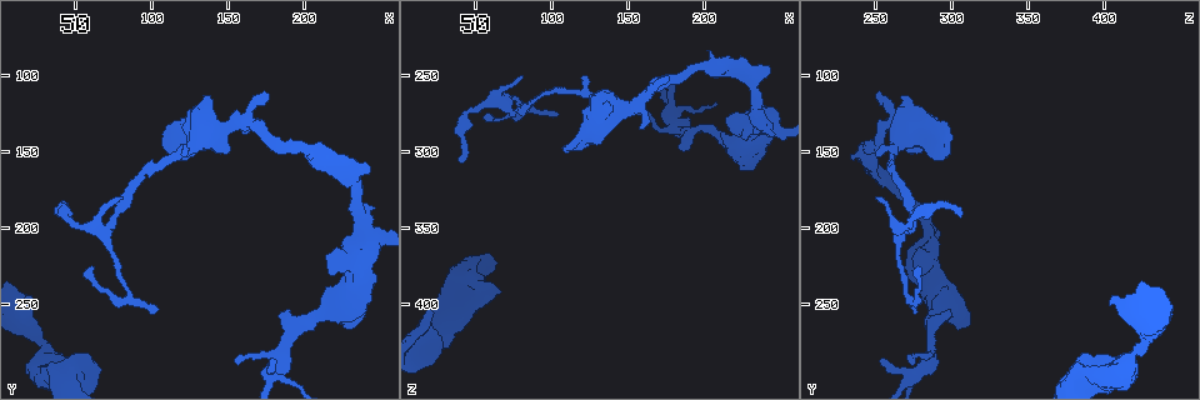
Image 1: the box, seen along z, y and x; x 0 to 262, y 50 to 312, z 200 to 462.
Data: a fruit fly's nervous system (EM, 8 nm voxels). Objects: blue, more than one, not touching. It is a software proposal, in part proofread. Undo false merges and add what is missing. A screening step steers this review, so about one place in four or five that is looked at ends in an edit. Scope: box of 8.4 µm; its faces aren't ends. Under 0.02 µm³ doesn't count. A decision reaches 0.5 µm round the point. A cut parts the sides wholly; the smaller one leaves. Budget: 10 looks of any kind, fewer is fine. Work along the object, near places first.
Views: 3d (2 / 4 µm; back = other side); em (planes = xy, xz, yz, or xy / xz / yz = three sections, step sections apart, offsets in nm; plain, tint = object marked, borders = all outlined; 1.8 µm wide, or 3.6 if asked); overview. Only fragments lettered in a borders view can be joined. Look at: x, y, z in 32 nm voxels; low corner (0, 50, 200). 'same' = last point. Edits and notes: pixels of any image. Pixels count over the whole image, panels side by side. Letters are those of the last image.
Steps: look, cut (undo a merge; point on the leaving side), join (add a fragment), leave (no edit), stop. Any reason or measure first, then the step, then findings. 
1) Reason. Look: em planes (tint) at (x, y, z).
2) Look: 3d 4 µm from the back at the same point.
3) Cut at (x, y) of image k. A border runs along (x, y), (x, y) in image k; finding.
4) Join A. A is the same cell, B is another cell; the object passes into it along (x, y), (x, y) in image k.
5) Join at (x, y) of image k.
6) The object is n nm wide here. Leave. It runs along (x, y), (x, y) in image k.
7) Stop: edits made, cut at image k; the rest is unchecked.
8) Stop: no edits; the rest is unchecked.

Free end. Look: em planes (borders) at (108, 138, 298).

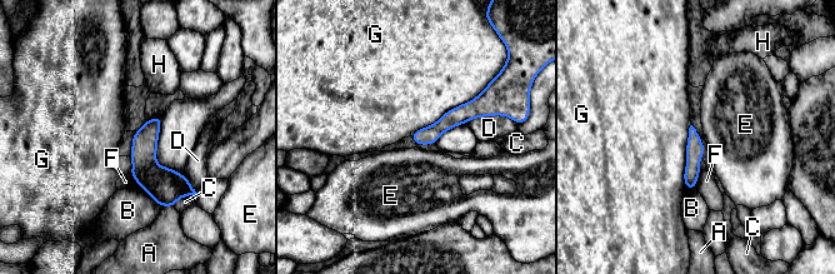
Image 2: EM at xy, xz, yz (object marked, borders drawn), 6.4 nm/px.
Leave. A, B, C, D, E, F, G and H are other cells; a border runs along (485, 86), (409, 135) in image 2; none of them fits.

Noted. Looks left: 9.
Thin end. Look: 3d 2 µm at (98, 256, 276).

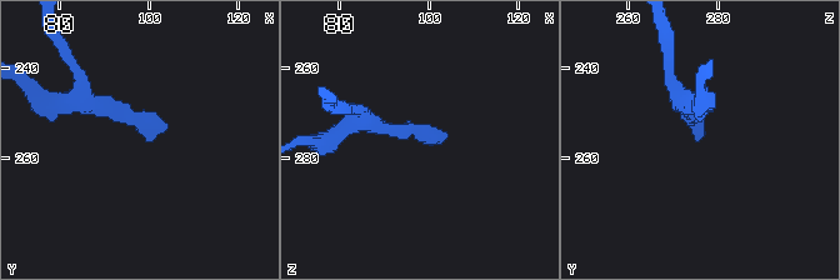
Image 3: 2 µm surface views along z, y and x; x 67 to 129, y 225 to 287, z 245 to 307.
Need the tissue. Look: em planes (plain) at (100, 257, 275).

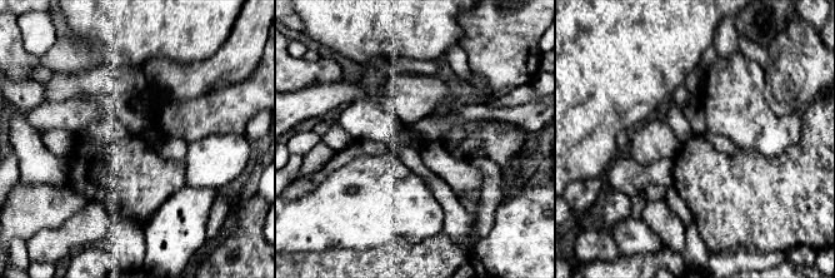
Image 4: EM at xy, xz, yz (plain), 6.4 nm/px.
Look: em planes (borders) at the same point.

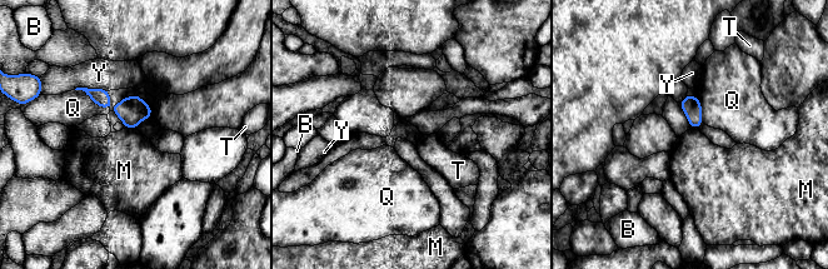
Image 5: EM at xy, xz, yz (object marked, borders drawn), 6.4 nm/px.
The longest contact is with Q, 260 nm. Leave. B, M, Q, T and Y are other cells; a border runs along (125, 126), (135, 129) in image 5; none of them fits.

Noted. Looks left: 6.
An open end. Look: em xz step 16 (tint) at (228, 206, 288).

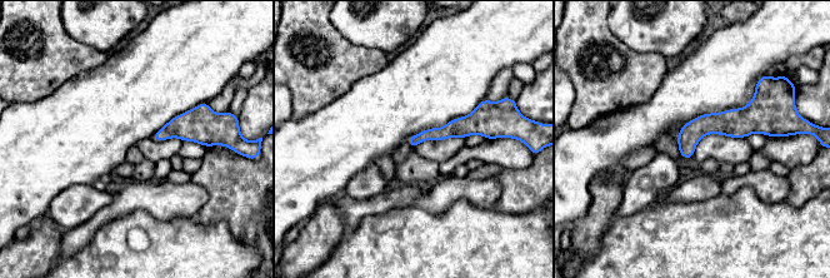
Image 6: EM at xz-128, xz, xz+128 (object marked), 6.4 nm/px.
Another direction. Look: em planes (borders) at the same point.

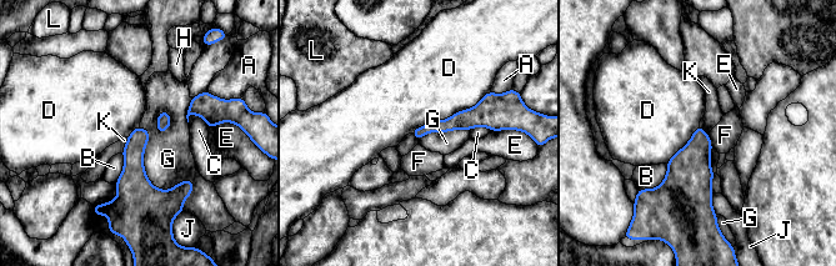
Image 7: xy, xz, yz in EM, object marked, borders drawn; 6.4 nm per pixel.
Leave. A, B, C, D, E, F, G, H, J, K and L are other cells; it runs along (494, 126), (457, 120), (415, 132) in image 7; no lettered fragment goes on from it.

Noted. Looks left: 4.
Tapers out. Look: 3d 2 µm at (40, 192, 306).

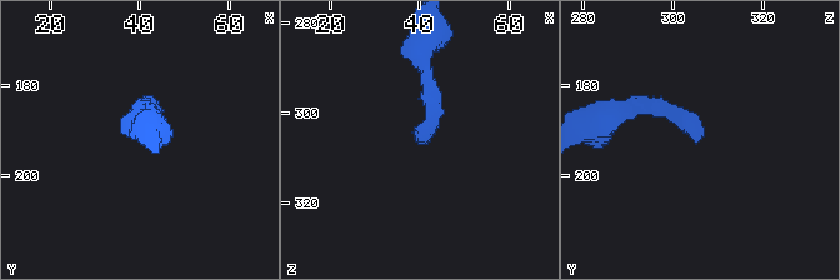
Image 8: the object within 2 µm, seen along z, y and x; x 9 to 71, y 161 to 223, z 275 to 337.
Look: em planes (tint) at (40, 192, 306).

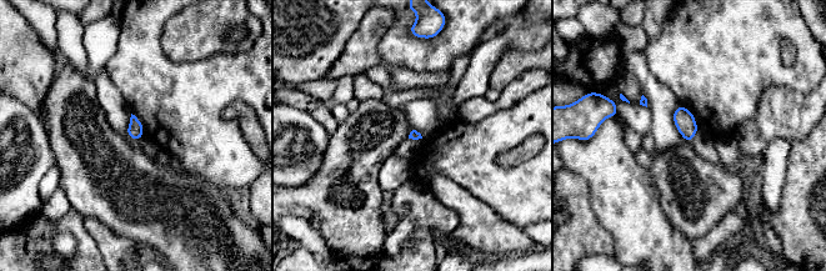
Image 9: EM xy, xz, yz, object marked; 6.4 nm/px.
What lies round it. Look: em planes (borders) at the same point.

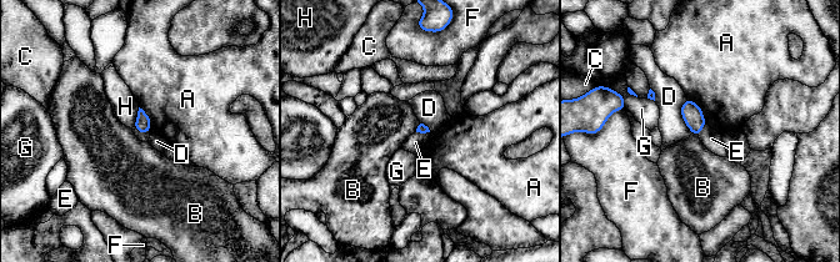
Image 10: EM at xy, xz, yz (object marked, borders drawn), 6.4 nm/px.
Leave. A, B, C, D, E, F, G and H are other cells; none of them fits.

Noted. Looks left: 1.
Stop: no edits; the rest is unchecked.

